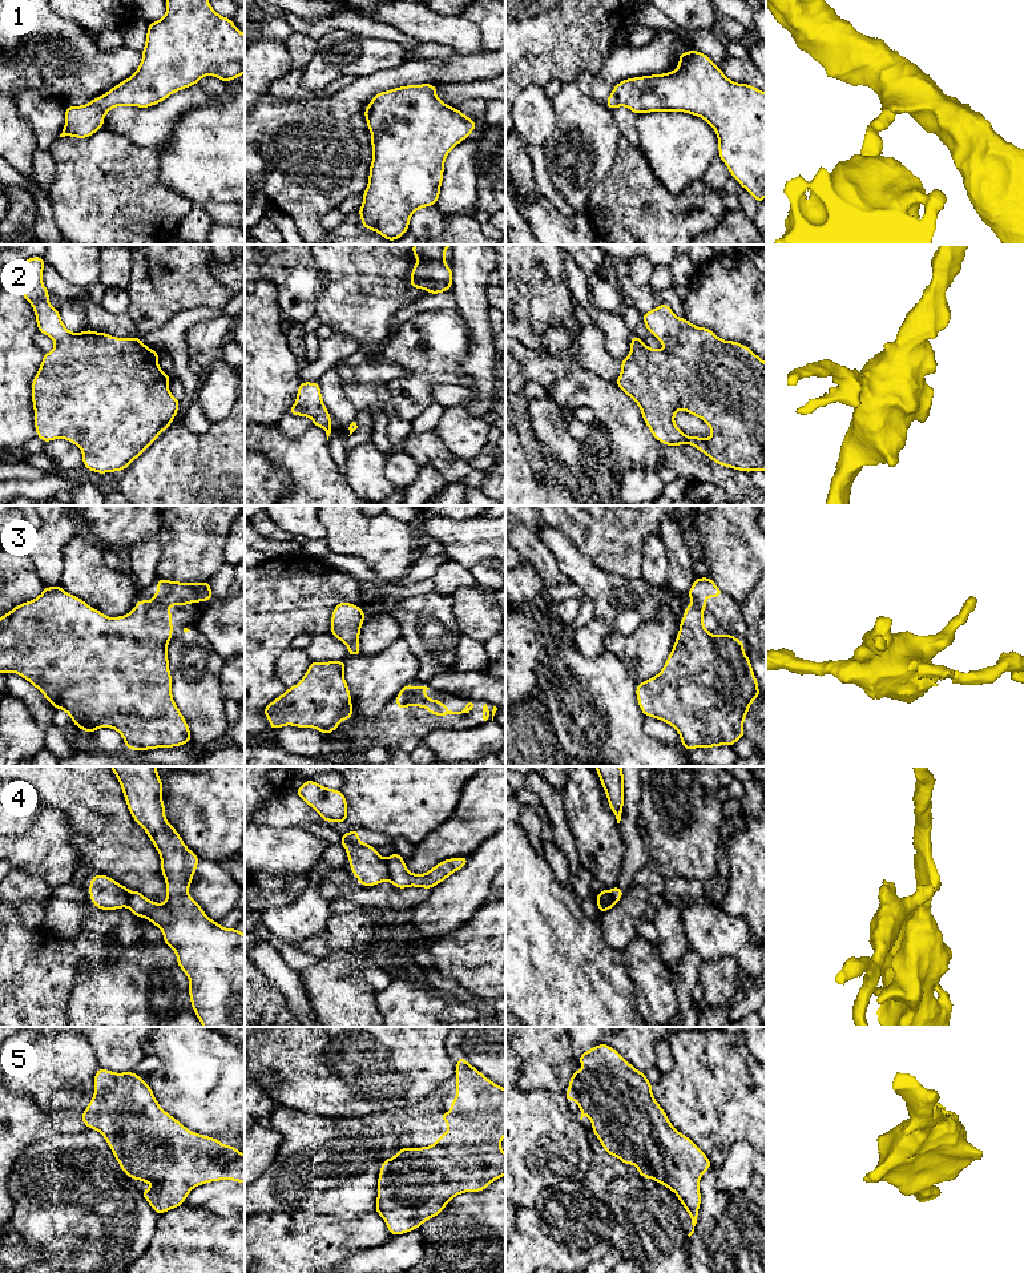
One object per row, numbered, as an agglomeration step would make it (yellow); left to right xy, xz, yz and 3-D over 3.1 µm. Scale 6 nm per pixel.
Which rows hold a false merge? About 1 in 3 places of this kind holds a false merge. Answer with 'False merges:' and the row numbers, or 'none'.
False merges: 4

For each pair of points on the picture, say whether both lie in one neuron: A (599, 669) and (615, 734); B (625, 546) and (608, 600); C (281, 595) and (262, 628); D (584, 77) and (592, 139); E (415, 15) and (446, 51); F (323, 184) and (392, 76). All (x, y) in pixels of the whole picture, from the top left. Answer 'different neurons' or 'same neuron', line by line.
A: same neuron
B: different neurons
C: same neuron
D: same neuron
E: different neurons
F: same neuron

